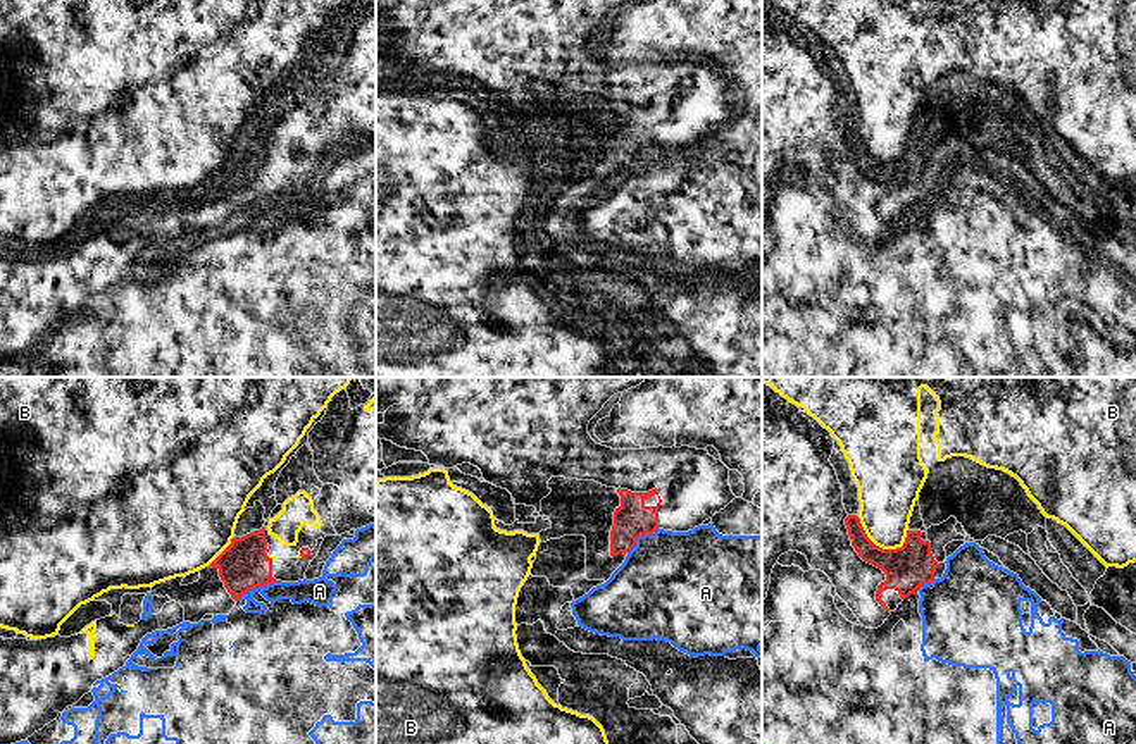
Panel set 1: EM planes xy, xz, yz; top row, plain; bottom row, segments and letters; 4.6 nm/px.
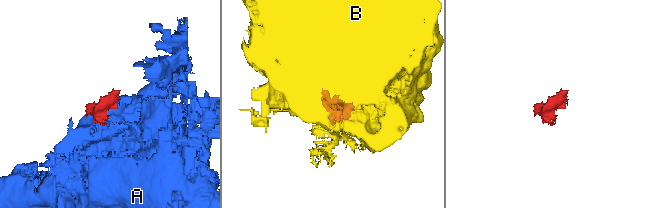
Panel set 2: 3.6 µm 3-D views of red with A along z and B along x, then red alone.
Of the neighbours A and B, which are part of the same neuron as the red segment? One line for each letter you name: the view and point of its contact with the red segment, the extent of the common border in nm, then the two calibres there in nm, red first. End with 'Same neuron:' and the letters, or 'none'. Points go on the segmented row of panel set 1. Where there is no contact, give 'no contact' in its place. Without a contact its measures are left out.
B: contact yz (874, 545); length 260 nm; calibres 200 and 260 nm
Same neuron: B

